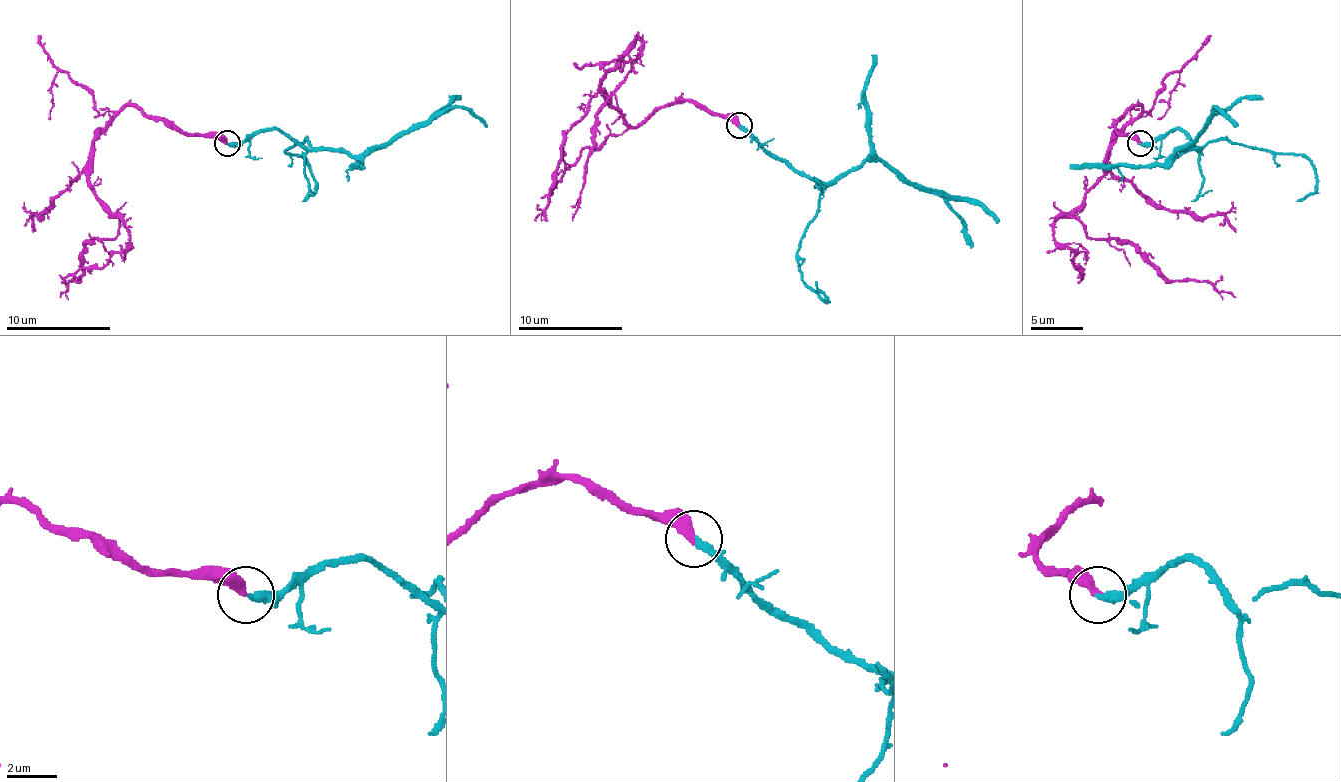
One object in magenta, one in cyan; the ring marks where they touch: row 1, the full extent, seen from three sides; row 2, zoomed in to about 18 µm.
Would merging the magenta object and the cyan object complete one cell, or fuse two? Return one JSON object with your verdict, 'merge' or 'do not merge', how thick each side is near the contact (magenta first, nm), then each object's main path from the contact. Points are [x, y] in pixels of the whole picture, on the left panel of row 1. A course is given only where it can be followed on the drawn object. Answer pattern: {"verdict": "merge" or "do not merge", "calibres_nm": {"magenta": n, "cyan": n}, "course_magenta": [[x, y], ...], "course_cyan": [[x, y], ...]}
{"verdict": "merge", "calibres_nm": {"magenta": 380, "cyan": 280}, "course_magenta": [[226, 143], [122, 109], [93, 140], [88, 177], [119, 231], [85, 244], [83, 273], [59, 296]], "course_cyan": [[228, 143], [281, 130], [309, 148], [372, 153], [455, 106], [465, 106], [486, 127]]}

